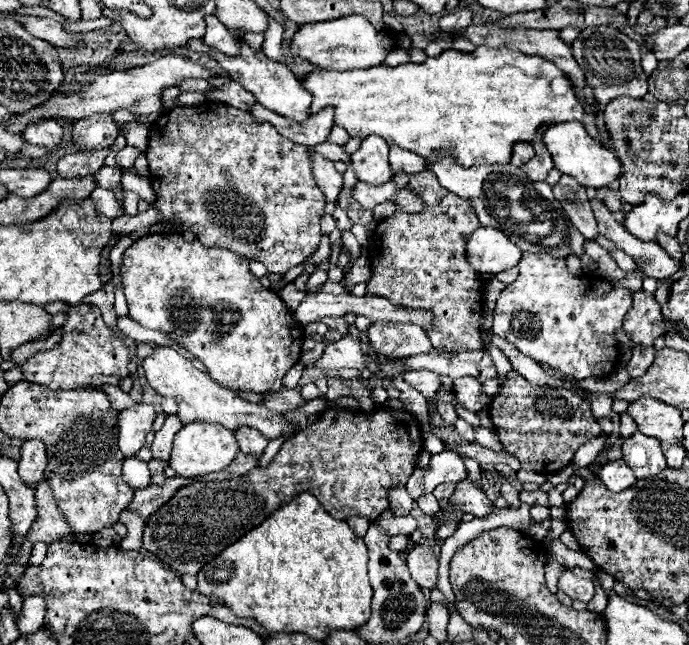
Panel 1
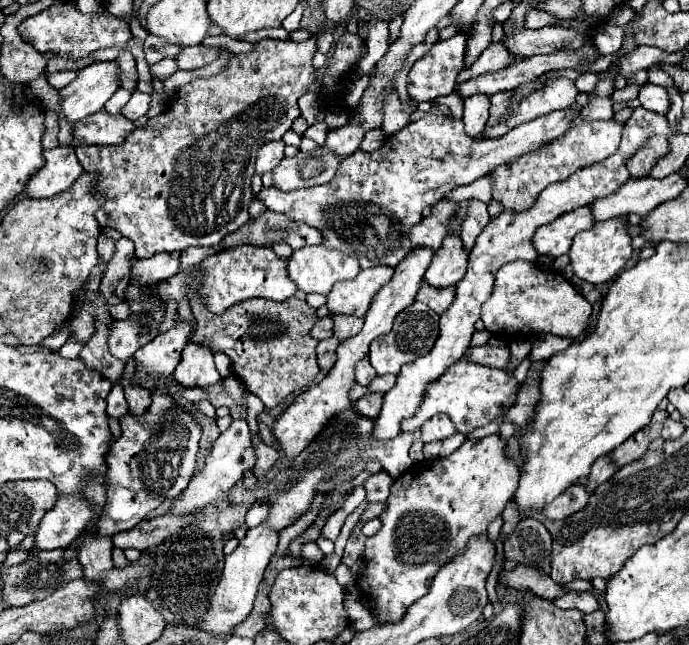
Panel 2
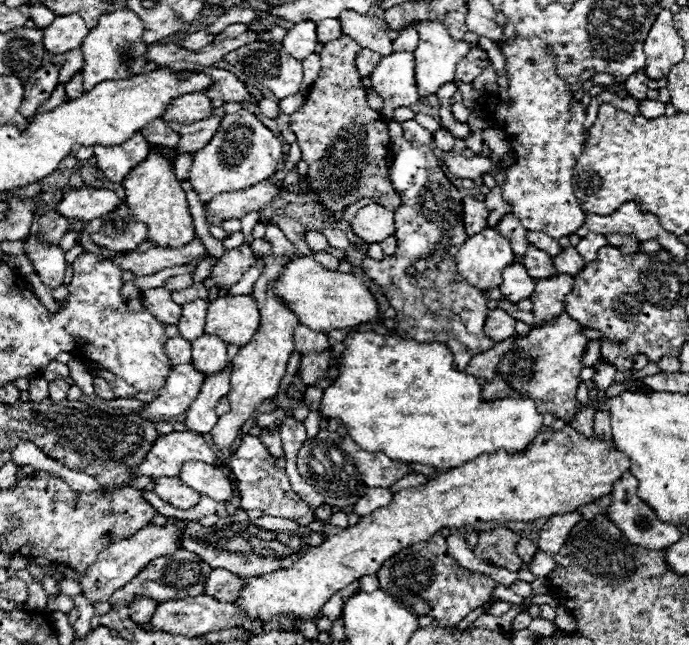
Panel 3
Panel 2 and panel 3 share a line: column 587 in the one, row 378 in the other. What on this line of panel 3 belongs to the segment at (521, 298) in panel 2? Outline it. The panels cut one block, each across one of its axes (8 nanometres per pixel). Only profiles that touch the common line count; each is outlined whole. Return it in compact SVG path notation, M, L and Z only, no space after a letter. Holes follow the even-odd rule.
M310 352L302 354L298 374L306 386L314 386L318 380L330 378L330 362L332 362L332 352Z

